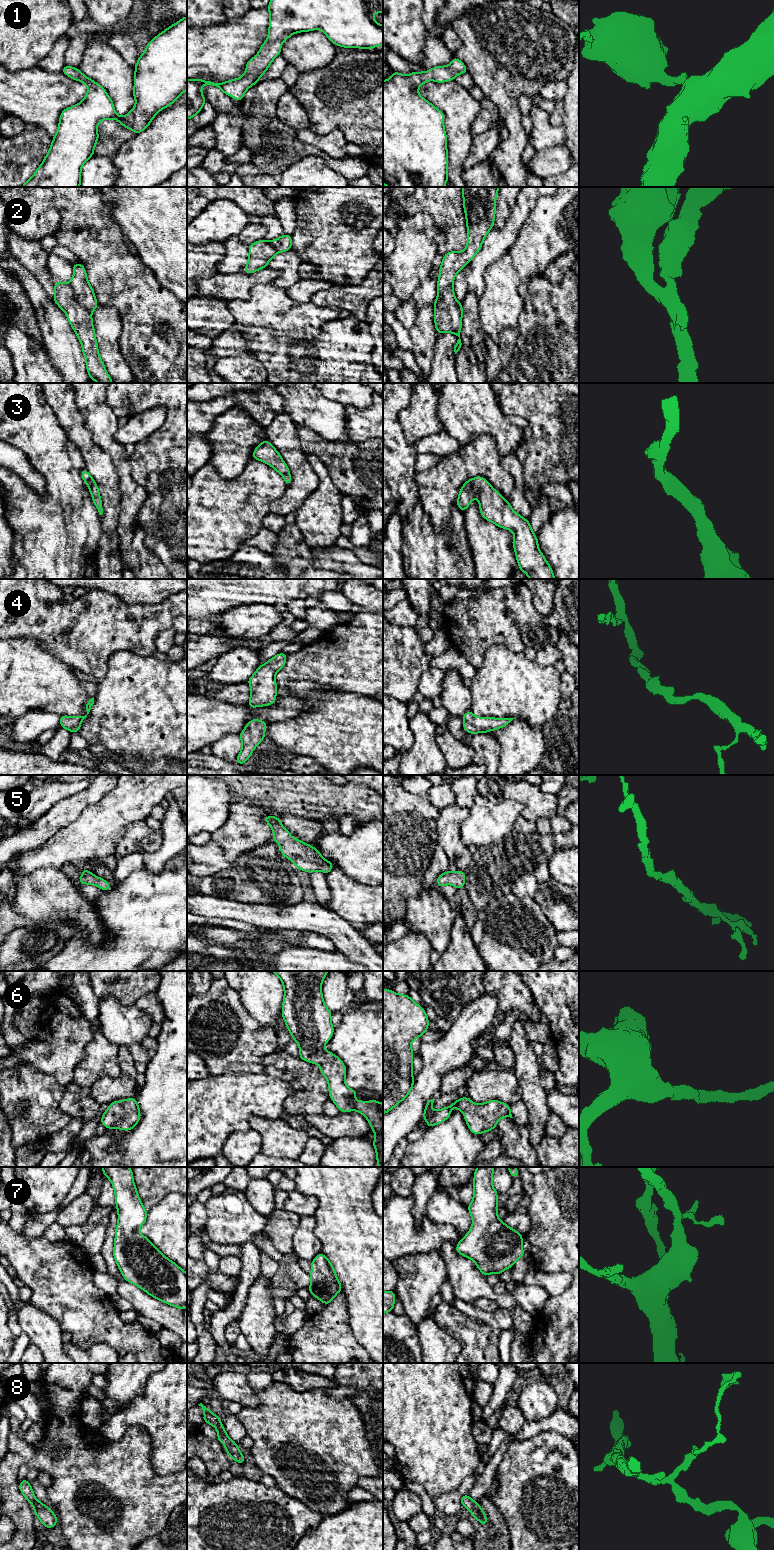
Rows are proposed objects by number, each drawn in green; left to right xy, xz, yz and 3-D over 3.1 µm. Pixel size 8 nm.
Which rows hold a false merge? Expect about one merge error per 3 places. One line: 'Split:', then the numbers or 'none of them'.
Split: 2

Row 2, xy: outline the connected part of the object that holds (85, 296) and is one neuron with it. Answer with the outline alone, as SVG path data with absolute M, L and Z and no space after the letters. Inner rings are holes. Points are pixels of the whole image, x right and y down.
M82 263L72 264L72 267L74 275L70 284L76 294L76 300L82 307L92 313L99 304L96 300L93 288L87 279L86 269Z

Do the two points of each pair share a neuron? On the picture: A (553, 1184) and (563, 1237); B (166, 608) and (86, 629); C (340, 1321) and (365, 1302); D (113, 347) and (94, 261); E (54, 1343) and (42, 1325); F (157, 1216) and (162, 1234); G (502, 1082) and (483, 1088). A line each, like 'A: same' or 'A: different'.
A: same
B: same
C: different
D: different
E: same
F: same
G: same

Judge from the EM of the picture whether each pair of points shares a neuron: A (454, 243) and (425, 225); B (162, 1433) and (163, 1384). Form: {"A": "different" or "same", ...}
{"A": "different", "B": "same"}

